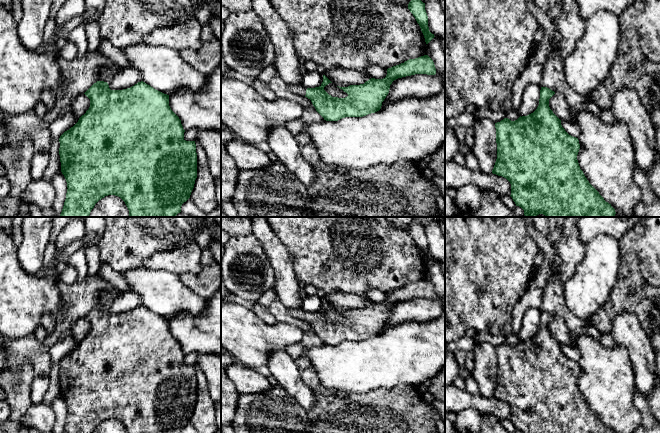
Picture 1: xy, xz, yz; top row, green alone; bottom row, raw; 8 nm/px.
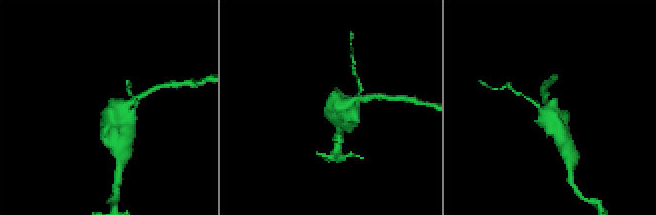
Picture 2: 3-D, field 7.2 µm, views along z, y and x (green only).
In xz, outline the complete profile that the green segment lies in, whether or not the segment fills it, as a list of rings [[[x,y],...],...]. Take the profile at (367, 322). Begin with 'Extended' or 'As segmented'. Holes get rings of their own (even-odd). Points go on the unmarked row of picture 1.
Extended. [[[428,279],[409,283],[388,292],[387,299],[383,303],[371,302],[364,308],[339,311],[348,318],[345,322],[332,321],[324,314],[326,309],[332,307],[325,299],[319,311],[306,312],[303,309],[293,309],[289,312],[293,317],[310,323],[324,344],[338,345],[345,341],[363,341],[379,335],[392,306],[415,298],[436,298],[434,286]]]

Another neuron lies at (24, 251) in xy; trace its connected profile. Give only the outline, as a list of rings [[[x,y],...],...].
[[[23,217],[21,224],[22,242],[17,247],[20,265],[31,275],[35,275],[43,266],[46,247],[49,243],[50,232],[54,217]]]

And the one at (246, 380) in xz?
[[[243,364],[228,366],[226,374],[240,394],[264,393],[271,388],[268,378]]]

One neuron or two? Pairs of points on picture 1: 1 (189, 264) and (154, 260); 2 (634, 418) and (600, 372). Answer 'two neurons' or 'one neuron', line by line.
1: one neuron
2: one neuron

